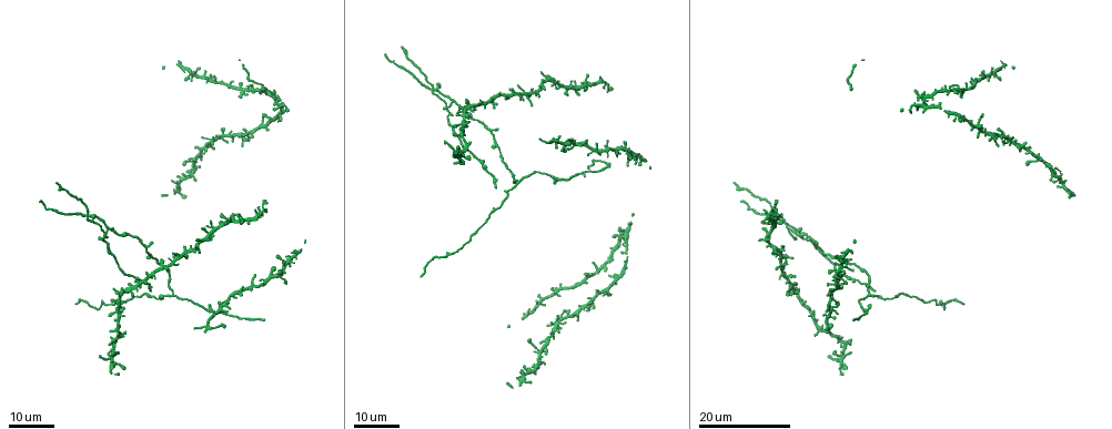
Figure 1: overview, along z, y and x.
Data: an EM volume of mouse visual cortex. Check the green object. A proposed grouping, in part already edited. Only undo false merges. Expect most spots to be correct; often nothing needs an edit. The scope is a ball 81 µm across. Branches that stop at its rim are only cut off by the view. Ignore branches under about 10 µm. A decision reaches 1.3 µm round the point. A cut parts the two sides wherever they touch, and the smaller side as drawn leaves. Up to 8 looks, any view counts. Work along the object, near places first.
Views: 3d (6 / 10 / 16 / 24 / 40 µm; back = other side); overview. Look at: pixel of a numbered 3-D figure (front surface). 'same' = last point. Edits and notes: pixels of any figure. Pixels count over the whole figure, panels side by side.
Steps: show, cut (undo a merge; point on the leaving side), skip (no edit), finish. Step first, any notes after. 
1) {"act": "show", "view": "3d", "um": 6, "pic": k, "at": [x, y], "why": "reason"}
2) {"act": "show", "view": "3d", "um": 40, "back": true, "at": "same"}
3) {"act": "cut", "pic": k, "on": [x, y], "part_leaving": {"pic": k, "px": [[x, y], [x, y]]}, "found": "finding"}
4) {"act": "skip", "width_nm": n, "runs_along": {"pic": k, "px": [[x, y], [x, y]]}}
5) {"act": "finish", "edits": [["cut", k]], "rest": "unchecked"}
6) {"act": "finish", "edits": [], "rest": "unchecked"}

{"act": "show", "view": "3d", "um": 16, "pic": 1, "at": [87, 215], "why": "four or more arms meet"}

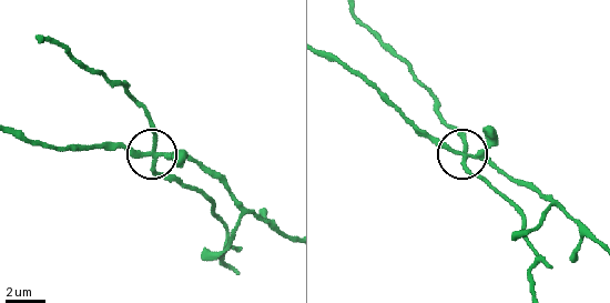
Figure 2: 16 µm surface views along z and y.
{"act": "show", "view": "3d", "um": 10, "pic": 2, "at": [151, 157]}

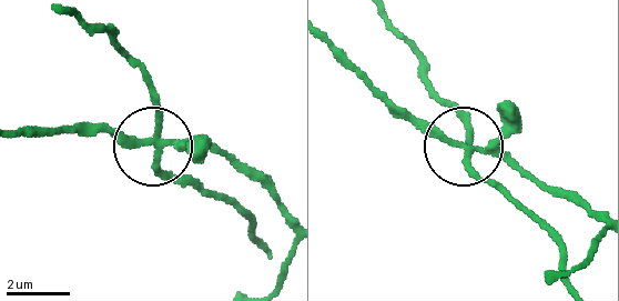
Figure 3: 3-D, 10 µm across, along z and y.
{"act": "cut", "pic": 3, "on": [159, 108], "side_arm_um": 15, "part_leaving": {"pic": 3, "px": [[472, 147], [479, 170], [543, 226], [567, 281]]}, "found": "a second neuron is stuck on"}

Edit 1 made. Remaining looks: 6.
{"act": "show", "view": "3d", "um": 16, "pic": 1, "at": [819, 245], "why": "sudden change in width"}

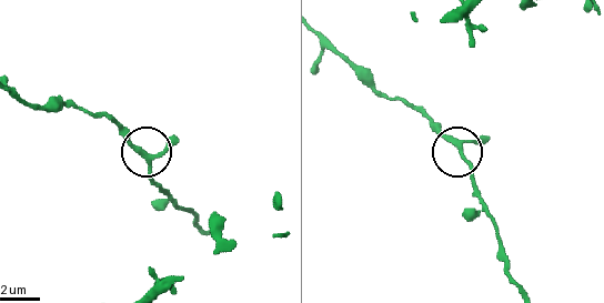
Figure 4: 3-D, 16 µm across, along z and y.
{"act": "show", "view": "3d", "um": 10, "pic": 4, "at": [459, 144]}

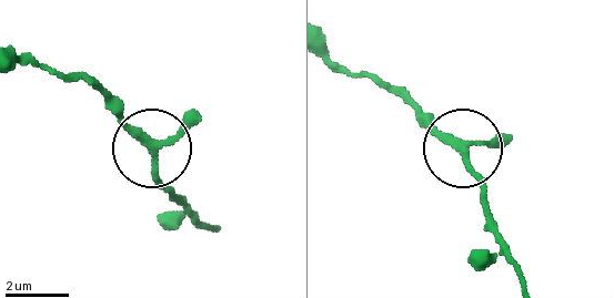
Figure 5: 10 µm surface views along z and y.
{"act": "skip", "arms": 3, "runs_along": {"pic": 5, "px": [[215, 229], [171, 195], [147, 142], [94, 89]]}, "found": "continuous, no second neuron"}

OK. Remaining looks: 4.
{"act": "show", "view": "3d", "um": 16, "pic": 1, "at": [791, 231], "why": "three arms meet"}

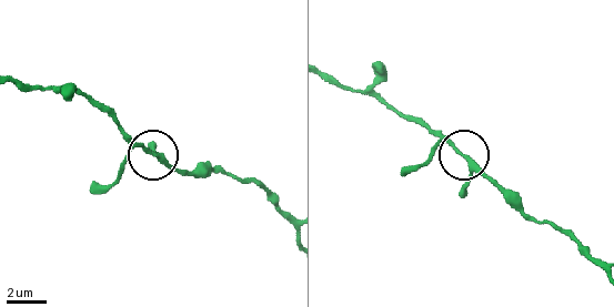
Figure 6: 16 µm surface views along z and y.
{"act": "show", "view": "3d", "um": 6, "pic": 6, "at": [455, 147]}

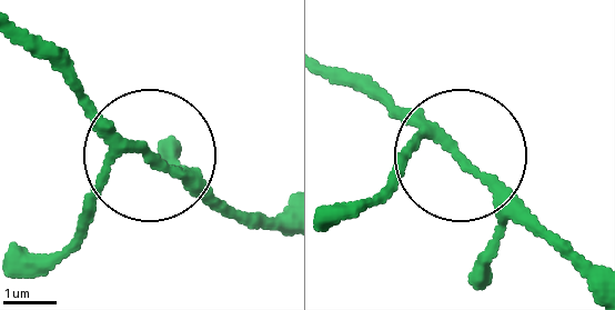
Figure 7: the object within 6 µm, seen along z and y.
{"act": "skip", "width_nm": 140, "runs_along": {"pic": 7, "px": [[592, 279], [344, 70]]}, "found": "all the same neuron"}

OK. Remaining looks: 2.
{"act": "show", "view": "3d", "um": 24, "pic": 1, "at": [466, 143], "why": "three-way junction"}

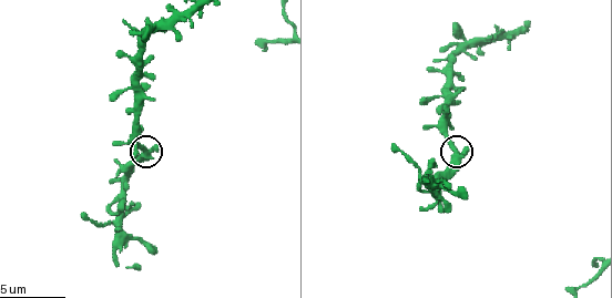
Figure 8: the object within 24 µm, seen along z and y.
{"act": "show", "view": "3d", "um": 6, "pic": 8, "at": [455, 153], "why": "closer look"}

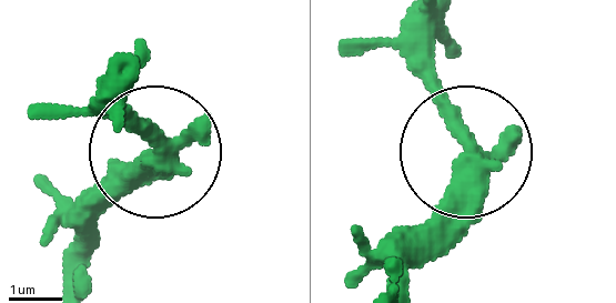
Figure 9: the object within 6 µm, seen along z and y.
{"act": "skip", "found": "all the same neuron"}

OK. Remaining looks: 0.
{"act": "finish", "edits": [["cut", 3]], "rest": "unchecked"}

